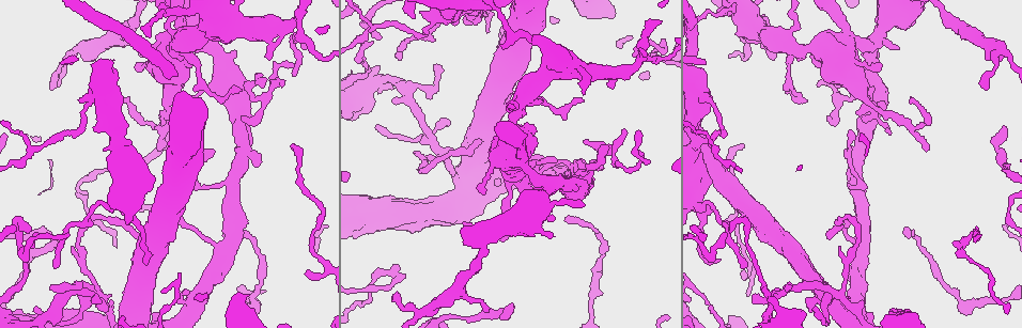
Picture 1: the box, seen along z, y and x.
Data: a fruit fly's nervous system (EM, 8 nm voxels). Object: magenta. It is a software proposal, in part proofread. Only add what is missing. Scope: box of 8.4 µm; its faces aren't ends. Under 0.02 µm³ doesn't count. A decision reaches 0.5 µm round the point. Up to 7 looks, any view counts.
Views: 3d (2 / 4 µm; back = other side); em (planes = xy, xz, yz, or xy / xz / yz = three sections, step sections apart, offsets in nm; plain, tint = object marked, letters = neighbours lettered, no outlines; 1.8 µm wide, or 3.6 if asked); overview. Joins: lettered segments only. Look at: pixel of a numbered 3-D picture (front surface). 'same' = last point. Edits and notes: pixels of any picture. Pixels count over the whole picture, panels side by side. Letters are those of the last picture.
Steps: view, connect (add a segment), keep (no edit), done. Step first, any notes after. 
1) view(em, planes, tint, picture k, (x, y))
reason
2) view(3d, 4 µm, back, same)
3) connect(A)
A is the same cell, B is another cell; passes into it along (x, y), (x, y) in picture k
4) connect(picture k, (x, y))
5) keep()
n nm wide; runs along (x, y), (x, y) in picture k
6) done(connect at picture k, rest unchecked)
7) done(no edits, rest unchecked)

view(em, planes, letters, picture 1, (407, 100))
branch point

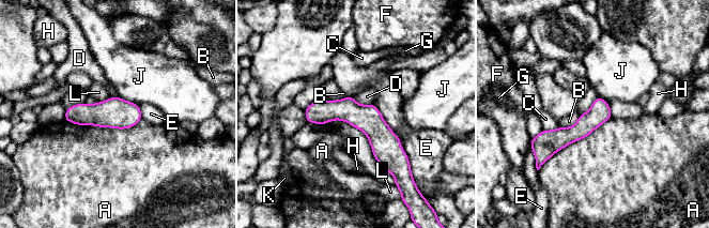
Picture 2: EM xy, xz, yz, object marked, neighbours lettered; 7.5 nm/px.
keep()
A touches over 600 nm; A, B, C, D, E, F, G, H, J, K and L are other cells; runs along (307, 111), (356, 115), (389, 167) in picture 2; no lettered segment goes on from it

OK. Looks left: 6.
view(em, 3.6 µm, xz, step 16, tint, picture 1, (487, 31))
an open end

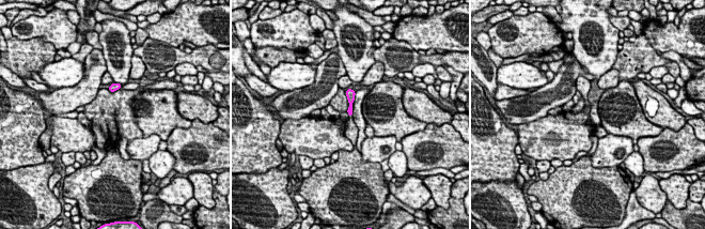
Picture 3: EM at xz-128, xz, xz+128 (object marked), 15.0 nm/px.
view(em, 3.6 µm, planes, letters, same)
cut it another way

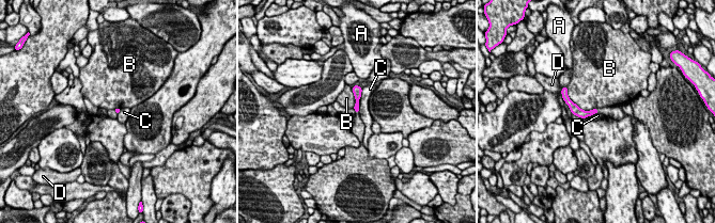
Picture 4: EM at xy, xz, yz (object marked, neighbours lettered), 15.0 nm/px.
keep()
A, B, C and D are other cells; runs along (568, 100), (580, 113), (589, 113) in picture 4; none of them fits

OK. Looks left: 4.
view(em, xy, step 4, letters, picture 1, (567, 216))

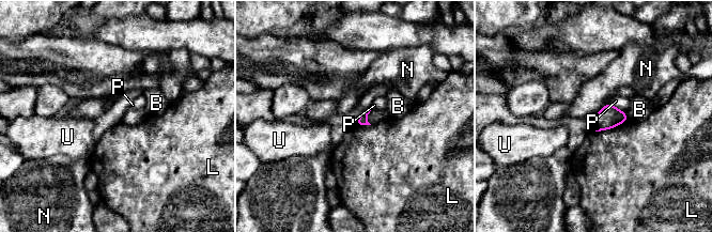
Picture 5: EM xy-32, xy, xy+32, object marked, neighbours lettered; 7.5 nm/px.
view(em, planes, letters, same)

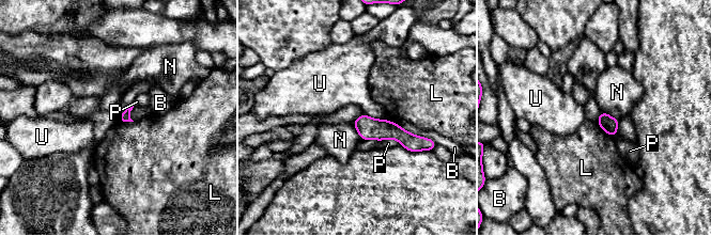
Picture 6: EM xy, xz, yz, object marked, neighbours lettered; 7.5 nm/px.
keep()
B touches over 280 nm; B, L, N, P and U are other cells; border along (601, 111), (619, 120) in picture 6; no lettered segment goes on from it

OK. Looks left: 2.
done(no edits, rest unchecked)

